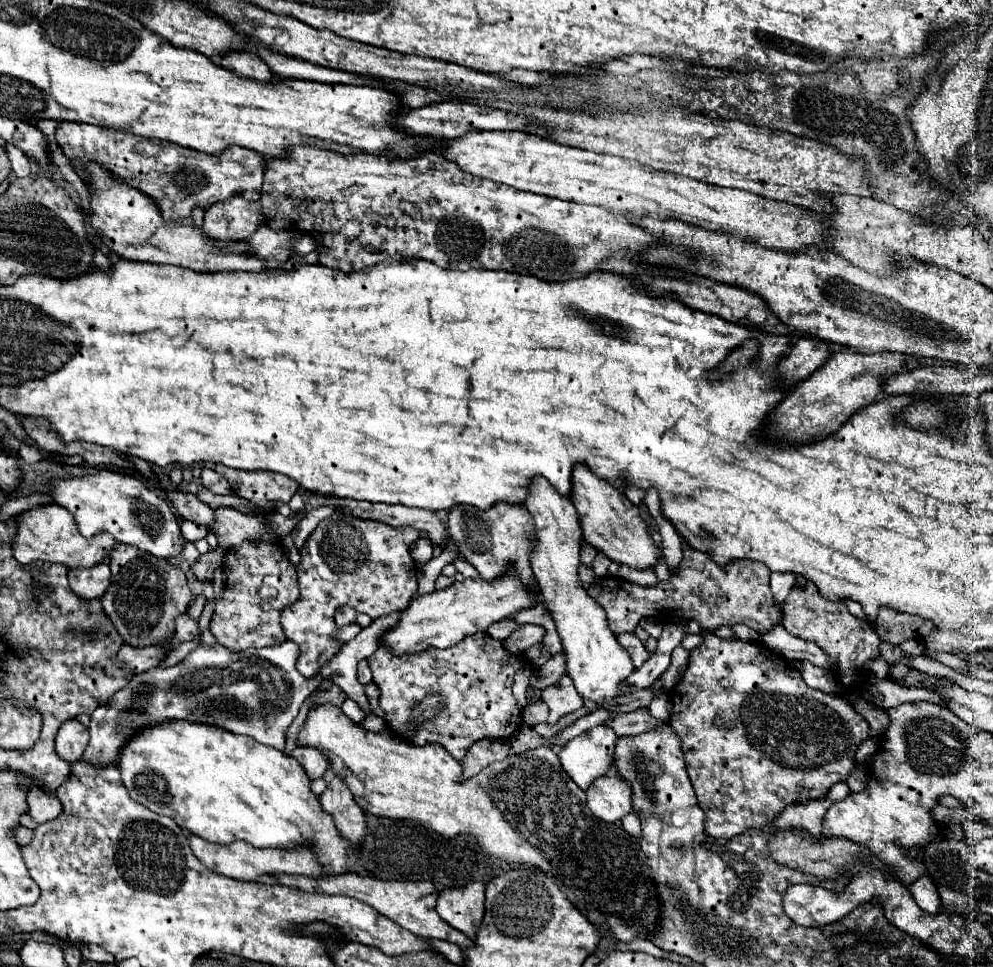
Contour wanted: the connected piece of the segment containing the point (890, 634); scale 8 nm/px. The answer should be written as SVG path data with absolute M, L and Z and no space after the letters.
M881 607L875 619L875 631L883 641L899 645L903 639L921 641L931 631L935 631L935 625L919 615L907 615L901 611L891 611L889 607Z

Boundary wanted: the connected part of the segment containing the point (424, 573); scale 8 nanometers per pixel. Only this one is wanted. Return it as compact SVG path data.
M445 549L439 557L433 557L429 563L425 563L419 573L421 573L421 593L431 593L435 591L435 579L439 577L441 569L447 565L447 561L457 559L457 553Z

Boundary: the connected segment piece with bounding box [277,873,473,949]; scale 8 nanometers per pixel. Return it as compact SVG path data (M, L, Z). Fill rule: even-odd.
M343 873L343 875L329 875L323 879L311 879L311 877L301 877L301 875L277 875L281 885L291 885L295 889L303 889L309 893L323 893L323 895L347 895L347 897L355 897L367 905L371 905L373 909L377 909L381 915L389 917L391 921L395 921L397 925L401 925L403 929L419 935L419 937L433 937L433 939L443 939L449 943L463 947L471 947L473 941L455 931L453 927L449 927L435 911L435 903L437 903L437 891L433 887L433 883L429 881L383 881L383 879L375 879L371 875L361 875L361 873Z

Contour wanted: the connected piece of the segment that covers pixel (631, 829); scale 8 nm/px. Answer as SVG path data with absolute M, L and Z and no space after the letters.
M633 811L621 820L621 824L623 829L633 835L633 837L641 837L641 821L639 821L639 817Z

